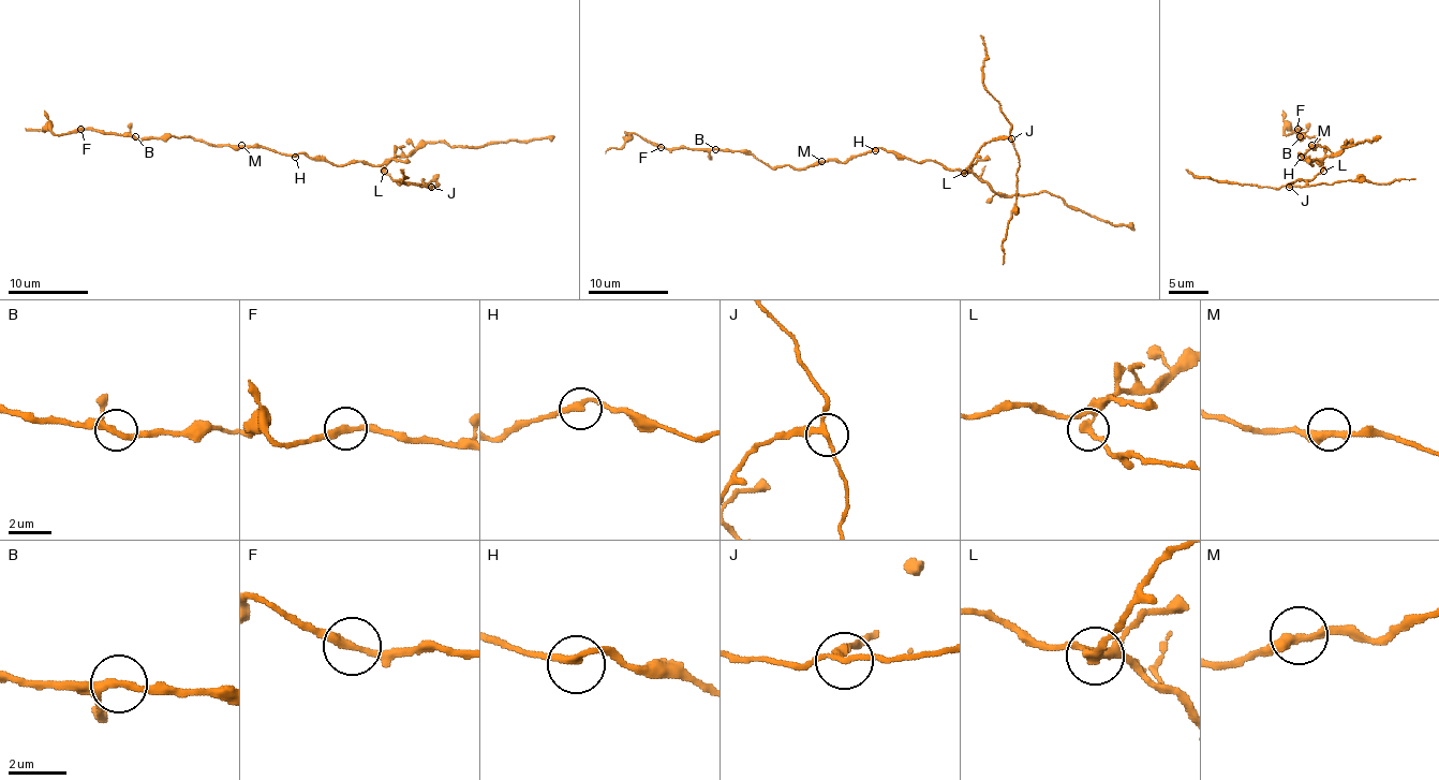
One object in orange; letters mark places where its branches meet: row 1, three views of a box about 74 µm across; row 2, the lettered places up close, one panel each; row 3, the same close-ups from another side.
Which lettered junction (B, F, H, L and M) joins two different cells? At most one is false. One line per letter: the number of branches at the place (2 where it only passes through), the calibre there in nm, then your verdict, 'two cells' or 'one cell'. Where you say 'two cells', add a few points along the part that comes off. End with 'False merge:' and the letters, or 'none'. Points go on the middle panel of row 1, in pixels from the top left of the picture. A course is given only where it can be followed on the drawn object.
B: 3 | 240 nm | one cell
F: 2 | 280 nm | one cell
H: 2 | 240 nm | one cell
L: 3 | 240 nm | two cells | (963, 173), (983, 145), (999, 138), (1011, 141), (1020, 168), (1015, 210), (1002, 245), (1004, 265)
M: 2 | 340 nm | one cell
False merge: L

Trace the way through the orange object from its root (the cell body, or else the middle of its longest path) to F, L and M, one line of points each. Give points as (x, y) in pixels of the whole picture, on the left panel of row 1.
F: (295, 155), (269, 150), (265, 147), (209, 145), (191, 136), (137, 138), (80, 129)
L: (295, 155), (320, 157), (334, 165), (366, 161), (383, 171)
M: (295, 155), (241, 145)

